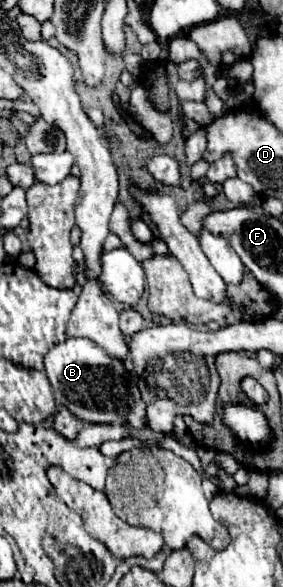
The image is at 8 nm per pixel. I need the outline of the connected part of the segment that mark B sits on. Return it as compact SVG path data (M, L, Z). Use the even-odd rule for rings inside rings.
M70 337L46 355L44 365L56 401L68 407L78 419L88 423L128 423L134 429L148 427L148 421L144 421L144 399L136 377L132 377L124 361L108 357L108 353L94 341Z

